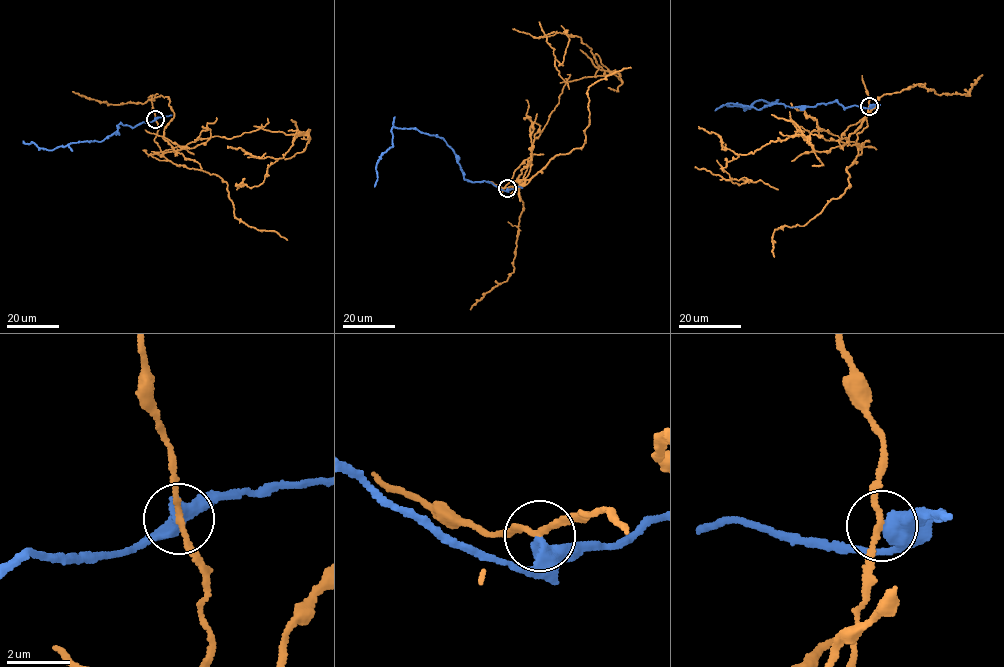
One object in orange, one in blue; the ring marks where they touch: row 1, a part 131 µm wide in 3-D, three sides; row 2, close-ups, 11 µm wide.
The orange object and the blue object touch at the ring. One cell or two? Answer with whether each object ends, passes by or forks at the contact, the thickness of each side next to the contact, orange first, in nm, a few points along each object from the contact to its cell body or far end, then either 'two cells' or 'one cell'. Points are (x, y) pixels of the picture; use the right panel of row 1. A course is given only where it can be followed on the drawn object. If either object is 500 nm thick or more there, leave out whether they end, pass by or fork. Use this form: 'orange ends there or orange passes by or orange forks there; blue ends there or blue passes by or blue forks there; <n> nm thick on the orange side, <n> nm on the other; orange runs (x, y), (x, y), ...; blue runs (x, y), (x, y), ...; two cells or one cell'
150 nm thick on the orange side, 550 nm on the other; orange runs (869, 105), (857, 143), (793, 123), (808, 139), (739, 154), (724, 170), (740, 184), (750, 180), (695, 167); blue runs (869, 105), (845, 108), (833, 101), (759, 109), (727, 104), (744, 110), (756, 101), (778, 99); two cells

